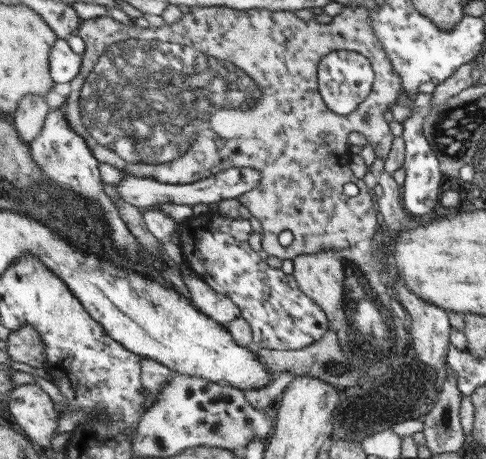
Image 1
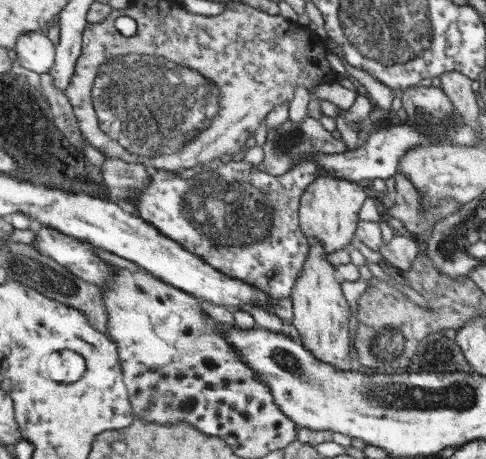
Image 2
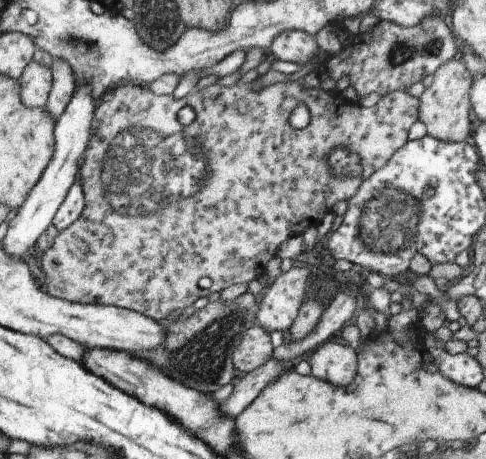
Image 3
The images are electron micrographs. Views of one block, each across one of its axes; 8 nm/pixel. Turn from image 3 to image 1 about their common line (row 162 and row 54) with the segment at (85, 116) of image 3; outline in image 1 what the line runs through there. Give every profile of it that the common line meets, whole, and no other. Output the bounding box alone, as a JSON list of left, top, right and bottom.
[51,38,83,82]

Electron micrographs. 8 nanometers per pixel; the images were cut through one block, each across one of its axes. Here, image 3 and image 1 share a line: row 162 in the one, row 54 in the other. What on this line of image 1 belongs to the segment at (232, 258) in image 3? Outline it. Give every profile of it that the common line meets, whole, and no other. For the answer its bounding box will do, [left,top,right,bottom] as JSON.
[61,6,405,260]

